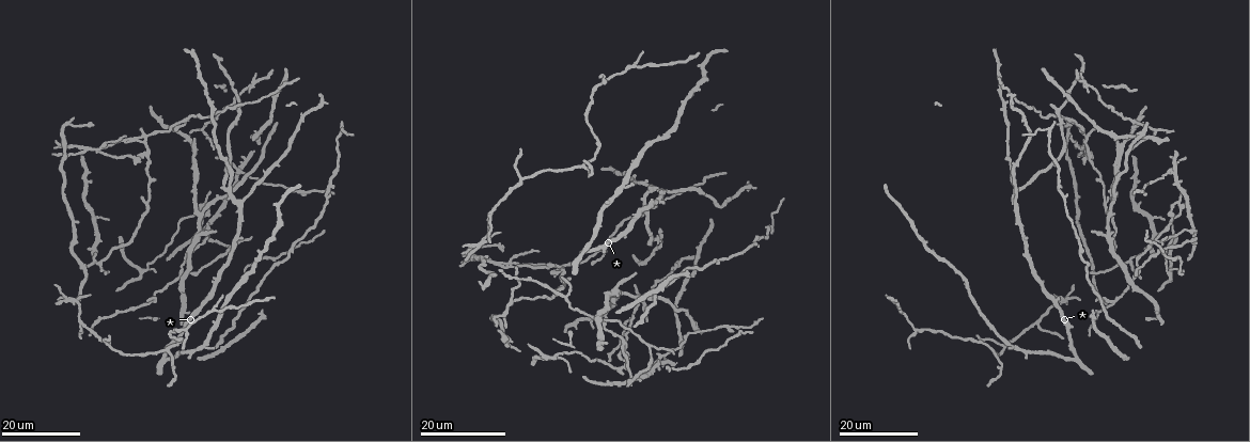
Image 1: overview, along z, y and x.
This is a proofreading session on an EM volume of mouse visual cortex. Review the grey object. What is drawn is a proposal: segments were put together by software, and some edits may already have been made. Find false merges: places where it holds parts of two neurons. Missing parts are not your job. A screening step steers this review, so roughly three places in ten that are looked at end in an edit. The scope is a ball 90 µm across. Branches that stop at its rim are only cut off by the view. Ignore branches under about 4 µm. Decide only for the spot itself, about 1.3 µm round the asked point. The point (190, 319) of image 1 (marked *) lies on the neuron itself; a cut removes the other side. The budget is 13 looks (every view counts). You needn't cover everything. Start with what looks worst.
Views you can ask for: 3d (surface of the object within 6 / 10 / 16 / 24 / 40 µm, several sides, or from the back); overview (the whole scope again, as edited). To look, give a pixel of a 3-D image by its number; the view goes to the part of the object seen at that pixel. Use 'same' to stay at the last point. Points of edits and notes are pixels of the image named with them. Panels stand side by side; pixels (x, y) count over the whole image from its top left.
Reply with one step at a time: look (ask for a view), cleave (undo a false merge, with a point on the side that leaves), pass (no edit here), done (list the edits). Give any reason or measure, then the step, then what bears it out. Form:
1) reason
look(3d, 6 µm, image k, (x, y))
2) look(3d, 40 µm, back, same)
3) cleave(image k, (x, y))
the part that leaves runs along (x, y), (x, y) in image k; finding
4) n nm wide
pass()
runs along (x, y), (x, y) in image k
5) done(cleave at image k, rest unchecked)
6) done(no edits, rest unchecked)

three-way junction
look(3d, 24 µm, image 1, (99, 264))

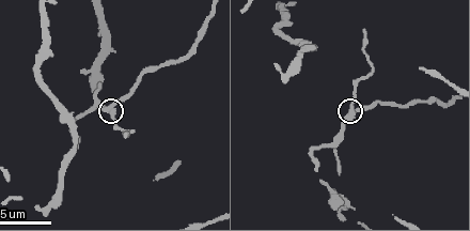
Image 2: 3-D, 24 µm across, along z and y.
look(3d, 10 µm, image 2, (349, 114))

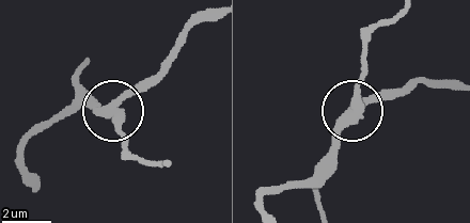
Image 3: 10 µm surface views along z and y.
side arm 10 µm
pass()
all the same neuron

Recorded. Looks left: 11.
two arms in line, one across
look(3d, 16 µm, image 1, (622, 342))

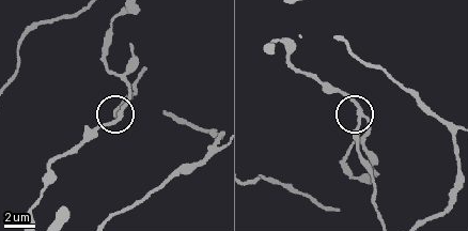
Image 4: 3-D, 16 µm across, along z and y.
look(3d, 10 µm, image 4, (120, 112))

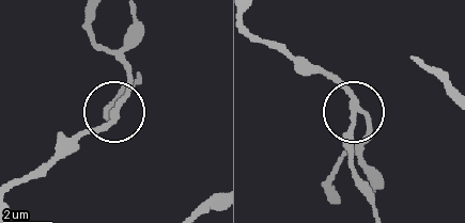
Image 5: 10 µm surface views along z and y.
3 arms
pass()
runs along (337, 201), (329, 180), (363, 138), (359, 111), (354, 172) in image 5; all the same neuron

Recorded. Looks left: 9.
small branch off a trunk
look(3d, 16 µm, image 1, (635, 65))

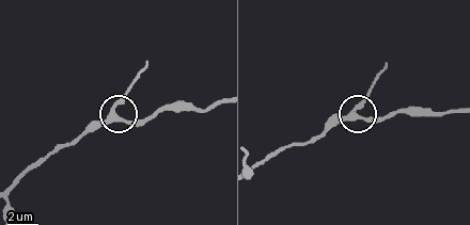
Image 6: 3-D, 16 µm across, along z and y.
look(3d, 10 µm, image 6, (114, 113))

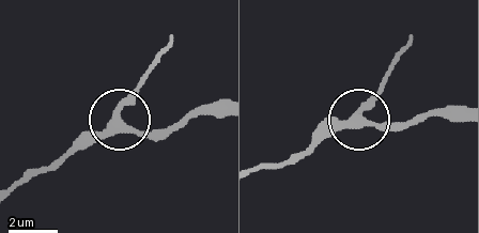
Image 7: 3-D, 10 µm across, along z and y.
290 nm wide
pass()
runs along (22, 185), (108, 134), (126, 97), (149, 75) in image 7; all the same neuron

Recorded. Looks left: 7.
arms part here
look(3d, 16 µm, image 1, (185, 331))

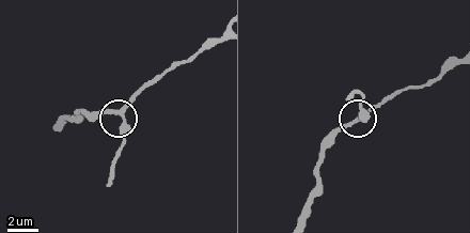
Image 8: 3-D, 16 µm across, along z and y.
look(3d, 10 µm, image 8, (123, 112))

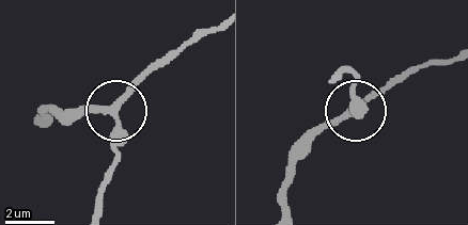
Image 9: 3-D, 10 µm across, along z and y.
side arm 6 µm
pass()
one neuron here

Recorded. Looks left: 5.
small branch off a trunk
look(3d, 16 µm, image 1, (650, 346))

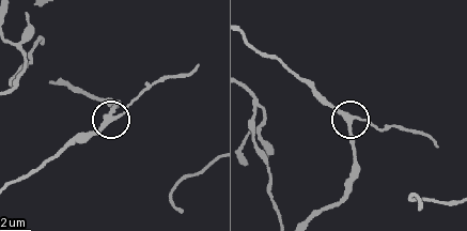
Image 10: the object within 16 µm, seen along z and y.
look(3d, 10 µm, image 10, (109, 117))

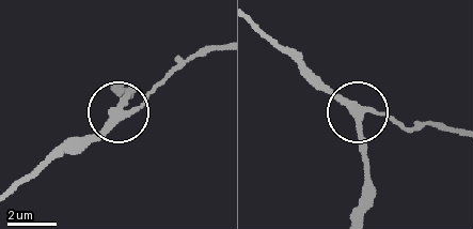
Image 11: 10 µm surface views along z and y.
3 arms
pass()
runs along (17, 185), (84, 142), (115, 113), (140, 105), (180, 69) in image 11; continuous, no second neuron

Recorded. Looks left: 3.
branch point
look(3d, 24 µm, image 1, (1156, 131))

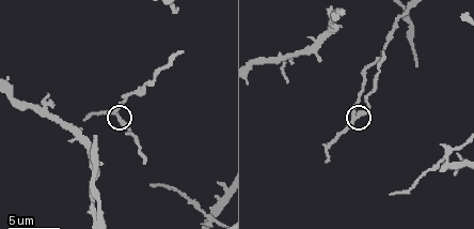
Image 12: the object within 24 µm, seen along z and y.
look(3d, 10 µm, image 12, (115, 114))

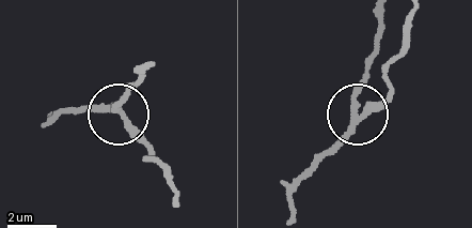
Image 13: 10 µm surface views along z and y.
3 arms
pass()
runs along (383, 14), (357, 119), (305, 171) in image 13; continuous, no second neuron

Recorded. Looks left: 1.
done(no edits, rest unchecked)

